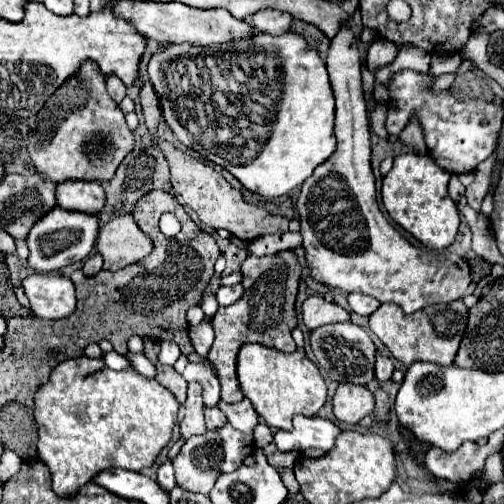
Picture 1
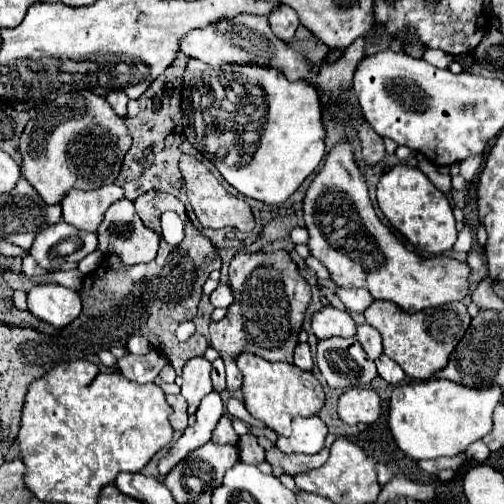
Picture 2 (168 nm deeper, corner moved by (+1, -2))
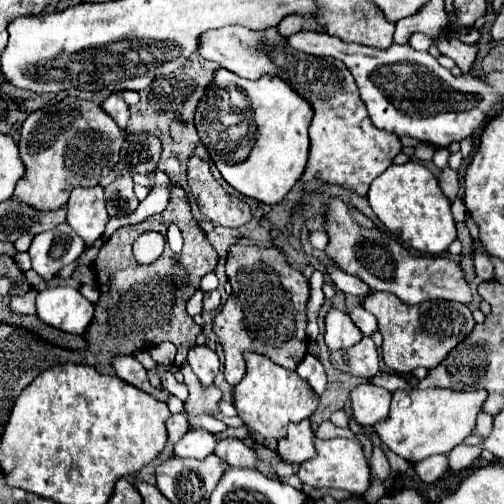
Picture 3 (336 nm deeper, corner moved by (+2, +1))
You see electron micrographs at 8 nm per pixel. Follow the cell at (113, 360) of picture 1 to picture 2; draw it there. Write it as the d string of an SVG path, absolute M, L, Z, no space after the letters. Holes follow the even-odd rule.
M156 350L144 354L144 356L136 356L136 354L126 354L124 358L118 360L120 366L120 374L126 376L128 380L146 384L146 382L154 382L154 378L160 374L162 366L168 364L168 358L164 358L164 354L158 354Z

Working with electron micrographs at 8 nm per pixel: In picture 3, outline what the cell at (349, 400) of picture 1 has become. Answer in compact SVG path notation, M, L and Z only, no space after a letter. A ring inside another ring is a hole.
M361 383L351 391L351 411L353 419L361 425L375 425L387 417L391 403L391 391Z

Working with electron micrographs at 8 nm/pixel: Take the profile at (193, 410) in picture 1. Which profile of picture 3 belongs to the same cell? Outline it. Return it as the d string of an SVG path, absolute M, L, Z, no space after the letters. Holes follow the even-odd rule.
M195 345L189 351L187 363L191 365L193 373L199 377L199 381L201 381L203 387L211 387L213 385L215 375L219 373L219 359L217 359L217 353L213 349Z

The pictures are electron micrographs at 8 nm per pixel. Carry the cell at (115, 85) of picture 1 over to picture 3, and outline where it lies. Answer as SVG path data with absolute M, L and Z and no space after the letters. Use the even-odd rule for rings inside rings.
M119 93L109 95L101 107L103 107L103 111L105 111L107 115L111 115L111 117L115 119L115 123L117 123L121 129L125 129L127 119L129 119L129 105L121 99Z

